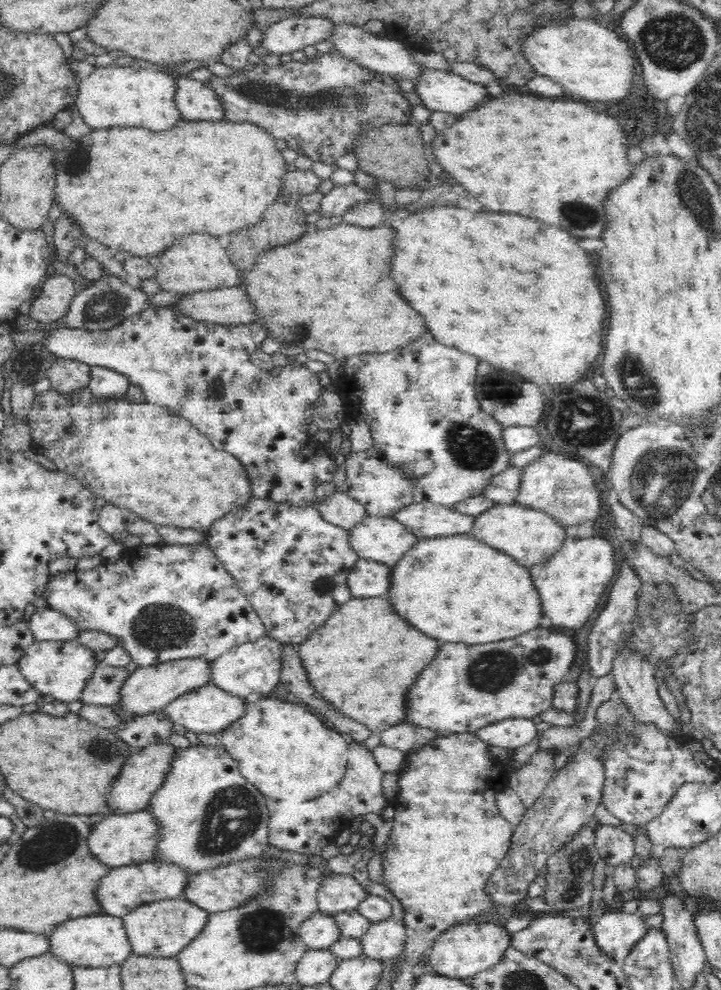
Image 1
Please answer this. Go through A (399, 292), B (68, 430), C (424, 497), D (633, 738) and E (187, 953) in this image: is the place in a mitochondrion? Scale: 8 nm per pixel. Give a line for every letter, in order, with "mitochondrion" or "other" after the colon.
A: other
B: other
C: other
D: mitochondrion
E: other

